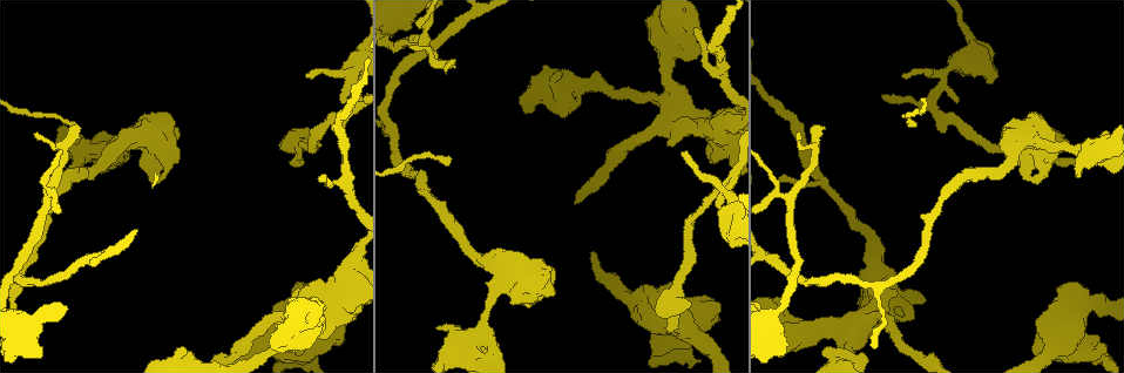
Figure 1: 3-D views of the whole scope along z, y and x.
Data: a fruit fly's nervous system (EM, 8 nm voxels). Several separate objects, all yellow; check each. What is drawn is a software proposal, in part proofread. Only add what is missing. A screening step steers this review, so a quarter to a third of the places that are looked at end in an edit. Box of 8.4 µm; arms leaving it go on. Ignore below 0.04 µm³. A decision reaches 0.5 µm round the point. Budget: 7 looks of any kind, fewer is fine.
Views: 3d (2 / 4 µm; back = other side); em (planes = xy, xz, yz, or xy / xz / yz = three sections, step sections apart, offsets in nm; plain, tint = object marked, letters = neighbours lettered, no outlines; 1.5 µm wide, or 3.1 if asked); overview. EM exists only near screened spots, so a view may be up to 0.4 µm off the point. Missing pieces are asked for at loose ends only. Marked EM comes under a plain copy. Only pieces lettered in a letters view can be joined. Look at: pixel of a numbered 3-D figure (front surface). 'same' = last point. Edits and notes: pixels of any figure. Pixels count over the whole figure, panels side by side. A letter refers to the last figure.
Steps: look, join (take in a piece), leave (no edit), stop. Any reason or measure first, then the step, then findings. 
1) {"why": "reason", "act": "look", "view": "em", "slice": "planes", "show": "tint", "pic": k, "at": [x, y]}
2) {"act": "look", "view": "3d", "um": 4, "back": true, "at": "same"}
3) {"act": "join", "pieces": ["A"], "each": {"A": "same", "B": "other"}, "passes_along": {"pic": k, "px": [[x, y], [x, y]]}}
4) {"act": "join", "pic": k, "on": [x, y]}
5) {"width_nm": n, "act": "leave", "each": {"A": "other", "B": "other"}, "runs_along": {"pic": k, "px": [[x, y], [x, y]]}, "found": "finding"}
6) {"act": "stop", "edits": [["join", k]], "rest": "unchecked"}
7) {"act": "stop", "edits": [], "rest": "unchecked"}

{"why": "branch stops here", "act": "look", "view": "3d", "um": 2, "pic": 1, "at": [1076, 177]}

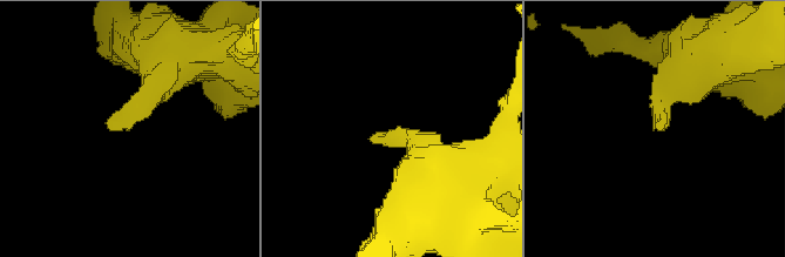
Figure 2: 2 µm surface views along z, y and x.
{"act": "look", "view": "em", "slice": "xy", "step": 4, "show": "tint", "pic": 2, "at": [109, 125]}

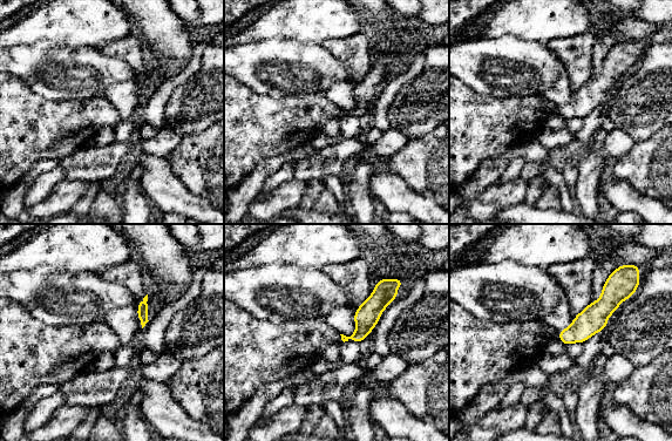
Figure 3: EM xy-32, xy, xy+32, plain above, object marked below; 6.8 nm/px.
{"act": "look", "view": "em", "slice": "planes", "show": "letters", "at": "same"}

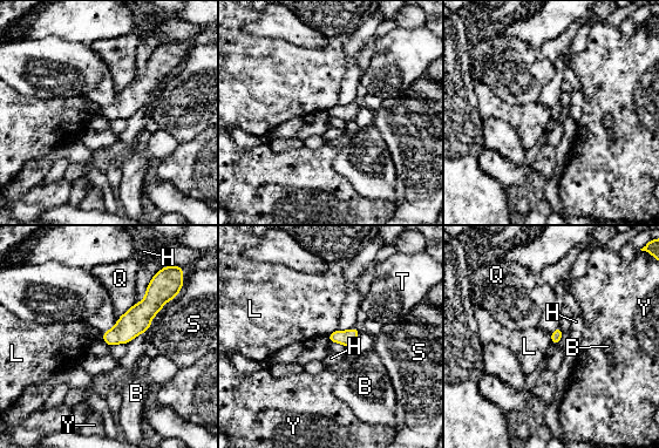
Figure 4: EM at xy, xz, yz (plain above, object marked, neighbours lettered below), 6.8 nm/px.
{"longest_contact_nm": ["Q", 140], "act": "leave", "each": {"B": "other", "H": "other", "L": "other", "Q": "other", "S": "other", "T": "other", "Y": "other"}, "runs_along": {"pic": 4, "px": [[163, 298], [106, 338]]}, "found": "none of them fits"}

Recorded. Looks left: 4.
{"why": "long arm stops here", "act": "look", "view": "em", "slice": "planes", "show": "letters", "pic": 1, "at": [672, 330]}

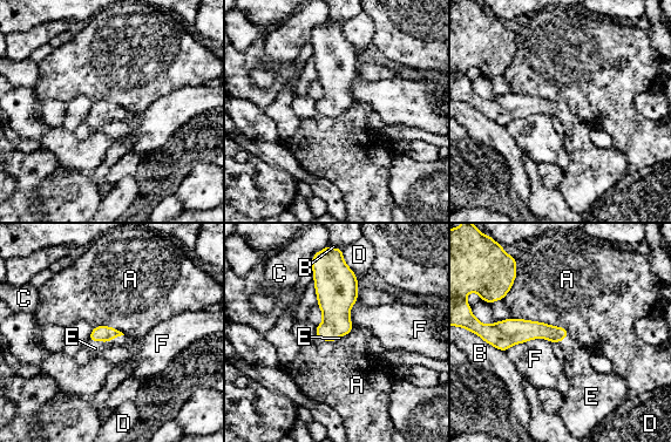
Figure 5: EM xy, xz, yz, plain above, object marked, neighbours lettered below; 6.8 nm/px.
{"width_nm": 110, "act": "join", "pieces": ["E"], "each": {"A": "other", "B": "other", "C": "other", "D": "other", "E": "same", "F": "other"}, "passes_along": {"pic": 5, "px": [[102, 333], [106, 341], [95, 348]]}, "found": "the cell continues"}

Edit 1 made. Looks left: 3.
{"why": "tapers out", "act": "look", "view": "em", "slice": "planes", "show": "letters", "pic": 1, "at": [79, 126]}

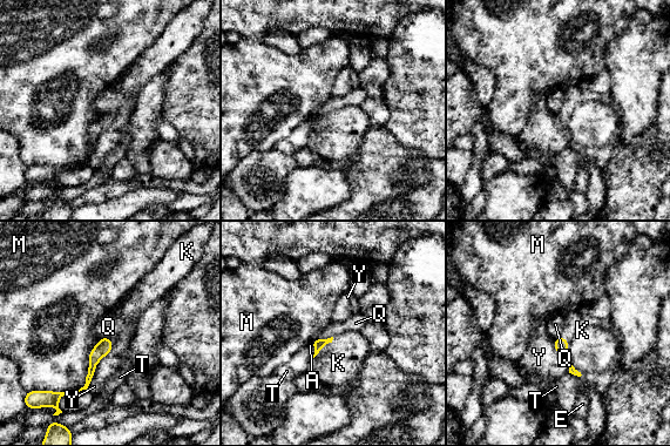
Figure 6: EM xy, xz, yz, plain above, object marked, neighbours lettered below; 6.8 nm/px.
{"longest_contact_nm": ["M", 500], "act": "join", "pieces": ["K"], "each": {"A": "other", "E": "other", "K": "same", "M": "other", "Q": "other", "T": "other", "Y": "other"}, "found": "it goes on there"}

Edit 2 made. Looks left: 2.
{"act": "stop", "edits": [["join", 5], ["join", 6]], "rest": "unchecked"}

